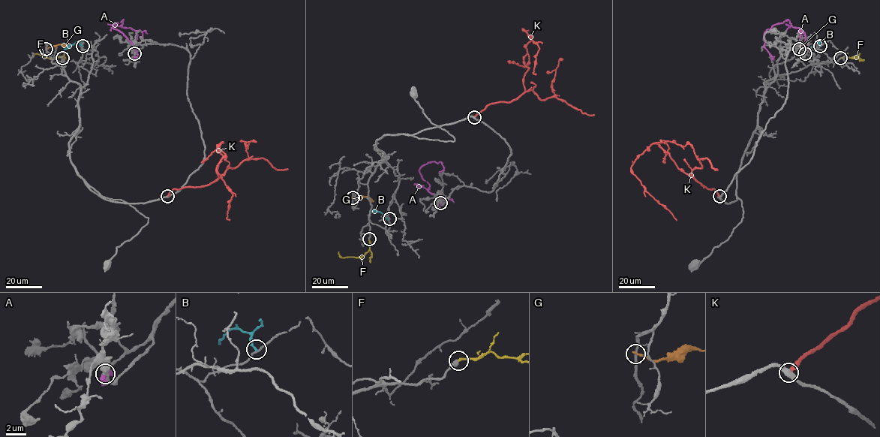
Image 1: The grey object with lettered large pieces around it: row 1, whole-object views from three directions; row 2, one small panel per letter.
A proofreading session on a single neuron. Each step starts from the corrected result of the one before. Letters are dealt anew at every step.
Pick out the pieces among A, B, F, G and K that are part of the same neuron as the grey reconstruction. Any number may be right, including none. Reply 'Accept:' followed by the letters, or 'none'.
Accept: F

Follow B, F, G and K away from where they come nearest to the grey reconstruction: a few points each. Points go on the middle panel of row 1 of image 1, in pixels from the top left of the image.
B: (389, 218), (379, 212), (370, 212)
F: (368, 238), (370, 249), (361, 257), (341, 257), (338, 251)
G: (352, 197), (367, 197), (373, 201)
K: (473, 117), (524, 91), (524, 58), (532, 37), (523, 29), (539, 48), (536, 73)

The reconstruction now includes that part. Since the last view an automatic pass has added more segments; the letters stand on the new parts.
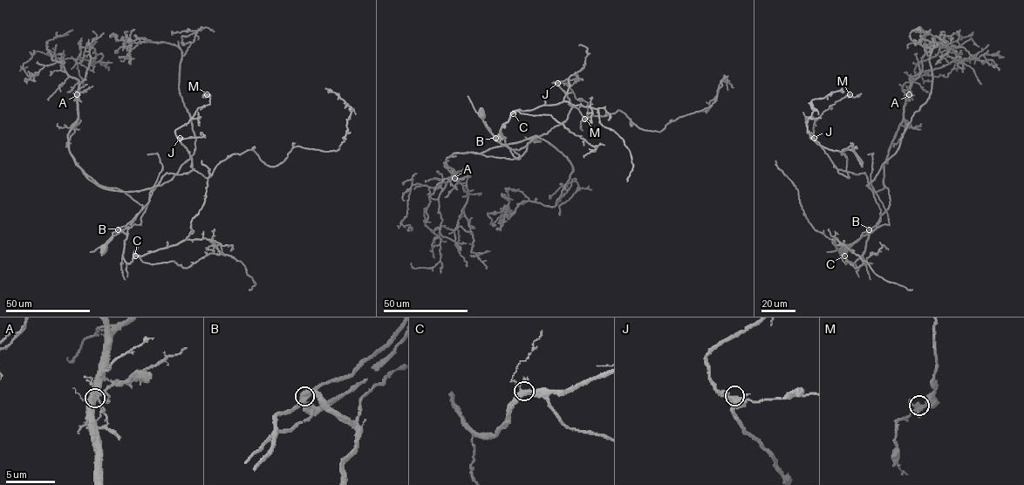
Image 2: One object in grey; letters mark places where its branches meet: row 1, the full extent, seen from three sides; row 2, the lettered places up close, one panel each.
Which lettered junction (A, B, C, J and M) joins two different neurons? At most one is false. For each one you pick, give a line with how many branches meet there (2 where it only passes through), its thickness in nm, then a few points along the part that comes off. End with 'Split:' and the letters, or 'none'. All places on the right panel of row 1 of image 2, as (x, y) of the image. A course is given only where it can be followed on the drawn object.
B: 4 | 400 nm | (869, 229), (883, 203), (837, 172), (863, 161), (807, 130), (842, 89)
Split: B

